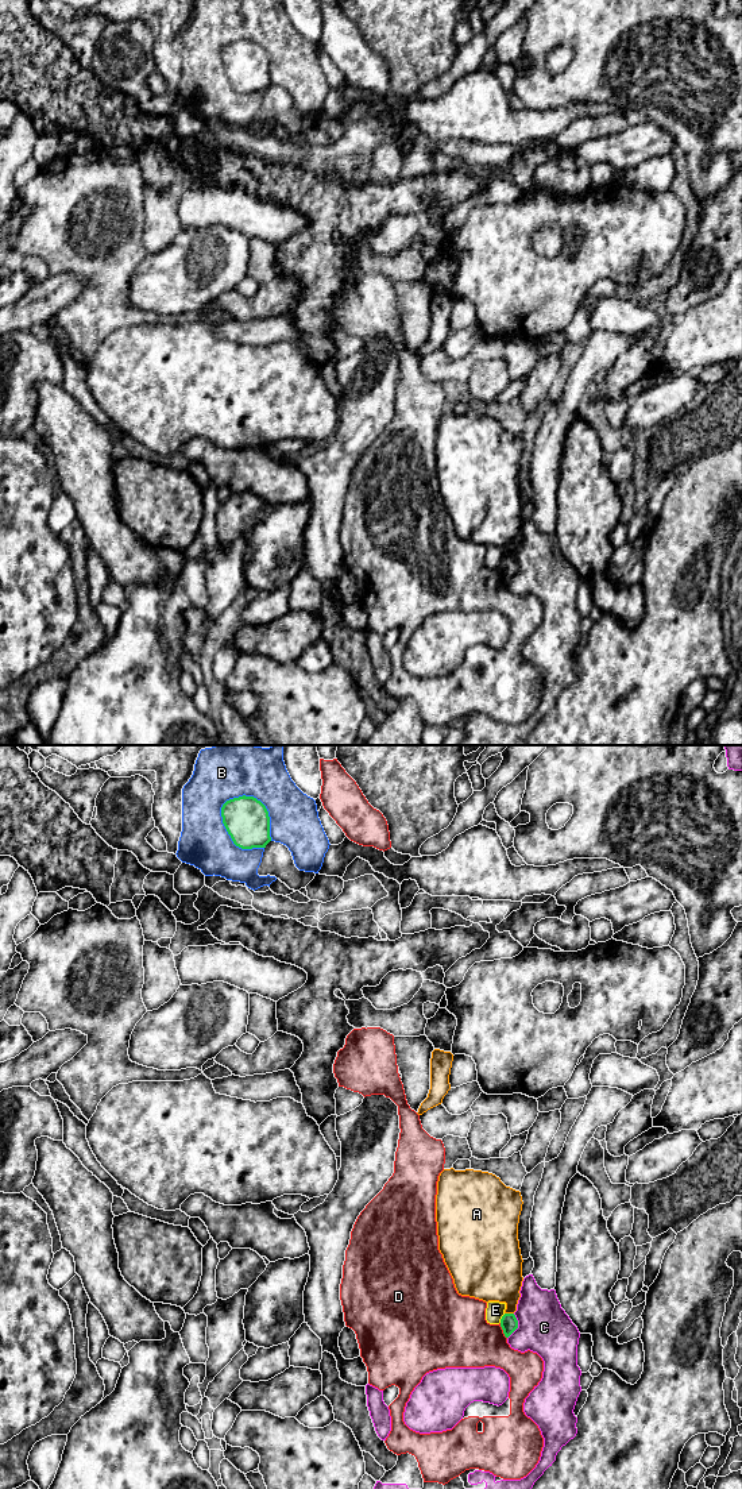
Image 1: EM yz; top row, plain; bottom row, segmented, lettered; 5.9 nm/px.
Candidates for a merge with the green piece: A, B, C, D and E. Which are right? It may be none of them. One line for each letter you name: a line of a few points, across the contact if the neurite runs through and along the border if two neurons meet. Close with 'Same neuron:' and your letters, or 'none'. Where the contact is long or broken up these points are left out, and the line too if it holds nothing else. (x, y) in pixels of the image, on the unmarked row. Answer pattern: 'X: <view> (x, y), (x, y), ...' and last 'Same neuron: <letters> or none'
Same neuron: none

